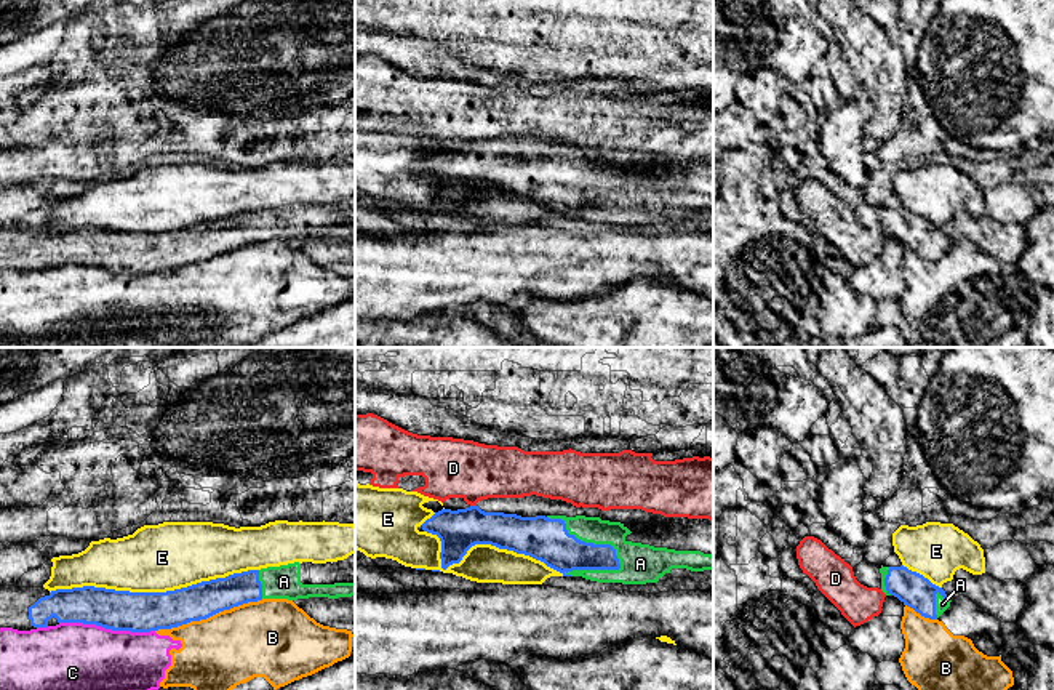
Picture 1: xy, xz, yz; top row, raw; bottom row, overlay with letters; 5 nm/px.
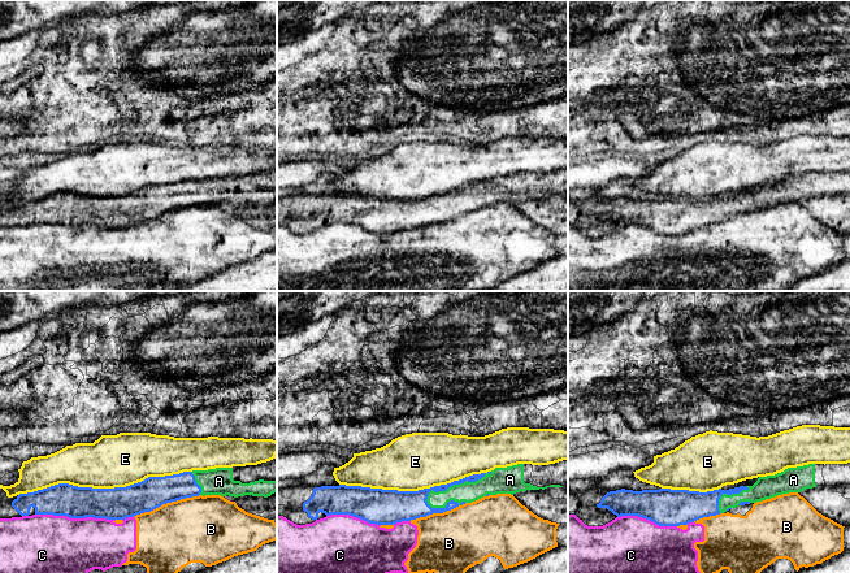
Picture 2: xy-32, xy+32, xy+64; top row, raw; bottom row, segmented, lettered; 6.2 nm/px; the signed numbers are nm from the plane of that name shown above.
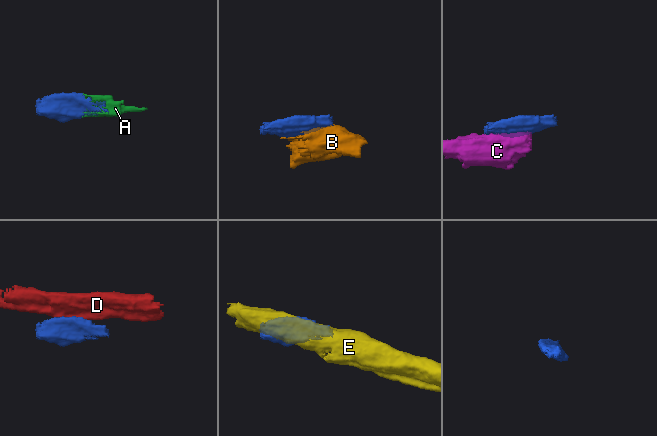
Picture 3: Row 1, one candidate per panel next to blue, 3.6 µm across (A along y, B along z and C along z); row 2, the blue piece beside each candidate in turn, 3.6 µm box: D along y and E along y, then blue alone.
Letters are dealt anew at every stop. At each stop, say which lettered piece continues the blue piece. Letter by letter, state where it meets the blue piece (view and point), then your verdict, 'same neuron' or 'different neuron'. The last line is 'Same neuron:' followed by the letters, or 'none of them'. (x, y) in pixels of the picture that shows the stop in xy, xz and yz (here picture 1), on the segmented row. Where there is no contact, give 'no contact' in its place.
A: meets blue in xz at (587, 543); same neuron
B: meets blue in xy at (208, 617); different neuron
C: meets blue in xy at (107, 628); different neuron
D: meets blue in xz at (474, 506); different neuron
E: meets blue in xy at (154, 593); different neuron
Same neuron: A

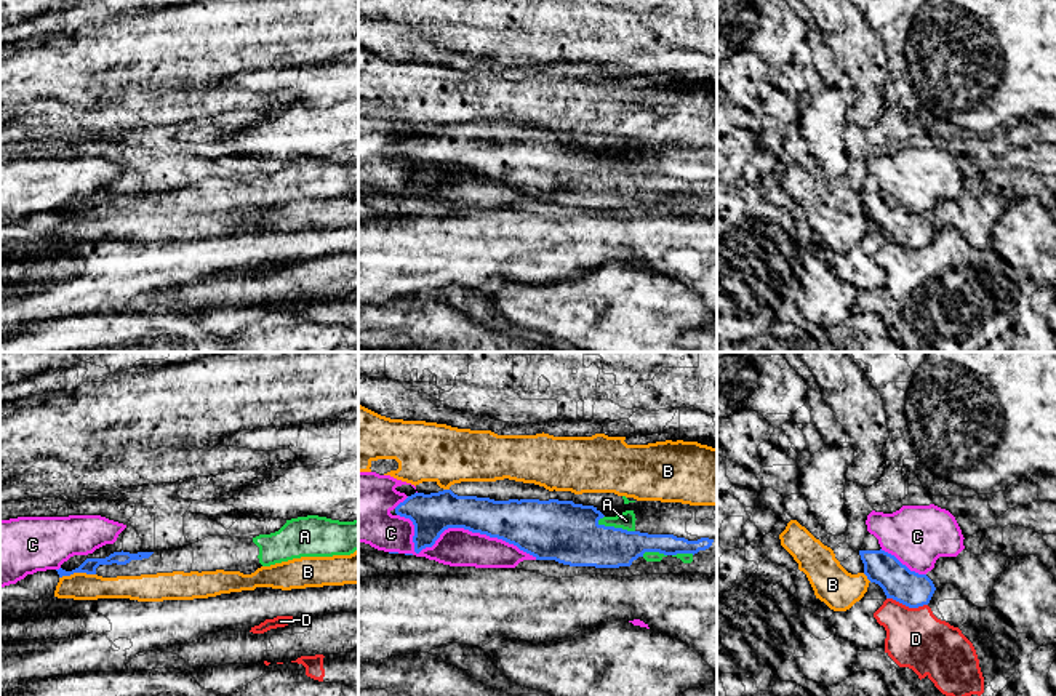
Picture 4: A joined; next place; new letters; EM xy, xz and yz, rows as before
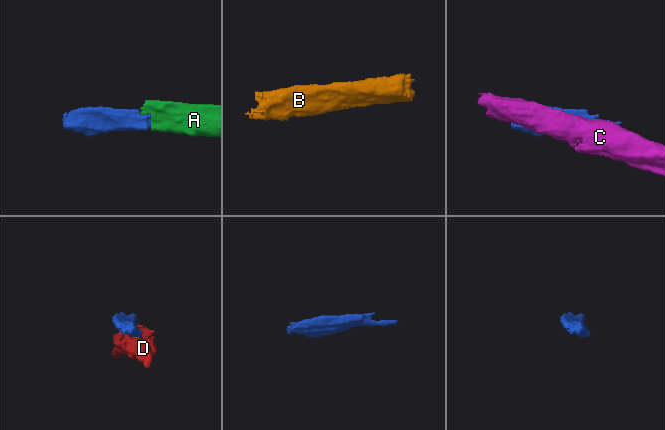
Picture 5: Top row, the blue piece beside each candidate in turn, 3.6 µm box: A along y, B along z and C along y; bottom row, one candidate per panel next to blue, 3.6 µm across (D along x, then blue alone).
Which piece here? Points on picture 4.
A: meets blue in xz at (616, 528); same neuron
B: meets blue in xy at (77, 572); different neuron
C: meets blue in xz at (453, 527); different neuron
D: meets blue in yz at (908, 605); different neuron
Same neuron: A

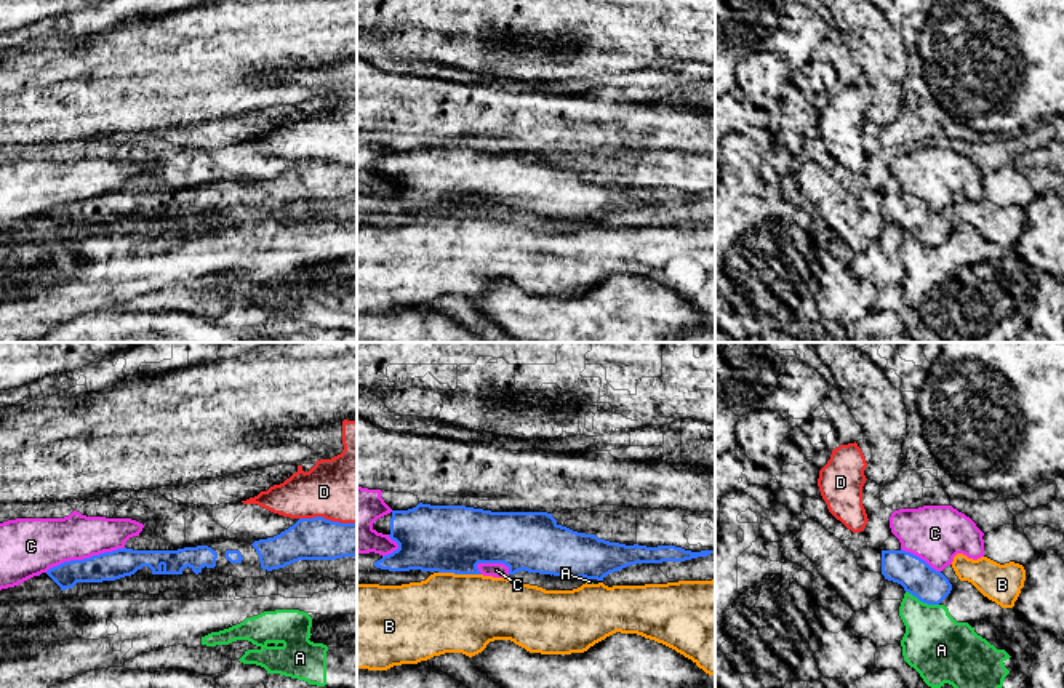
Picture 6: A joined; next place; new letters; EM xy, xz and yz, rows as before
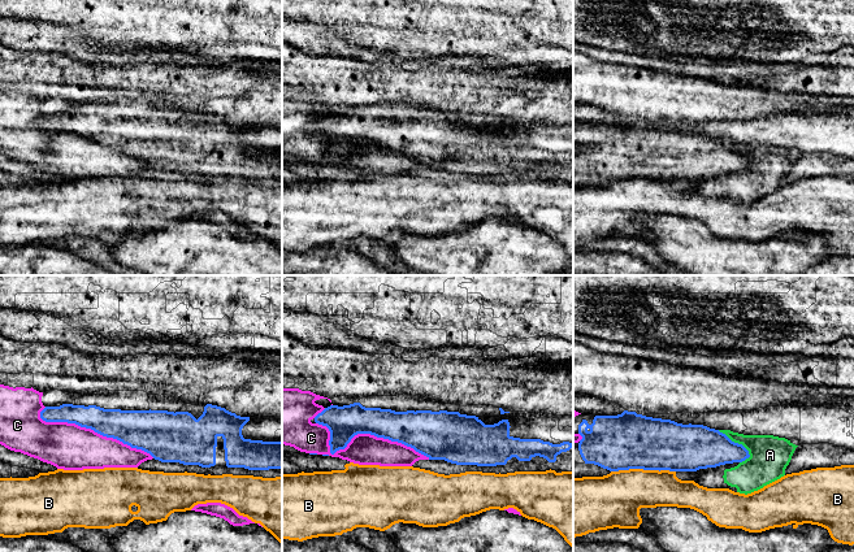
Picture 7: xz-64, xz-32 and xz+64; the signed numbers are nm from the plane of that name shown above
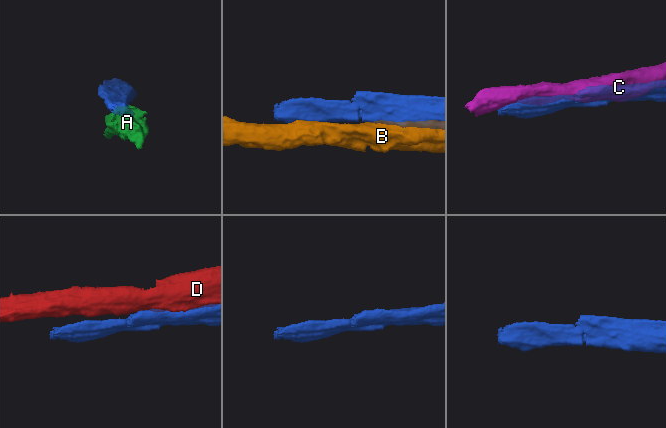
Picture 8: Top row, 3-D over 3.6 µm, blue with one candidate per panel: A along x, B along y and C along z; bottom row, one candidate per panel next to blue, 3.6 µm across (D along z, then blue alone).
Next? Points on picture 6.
A: meets blue in yz at (922, 600); different neuron
B: meets blue in xz at (460, 573); different neuron
C: meets blue in xy at (84, 559); different neuron
D: meets blue in xy at (328, 520); different neuron
Same neuron: none of them

